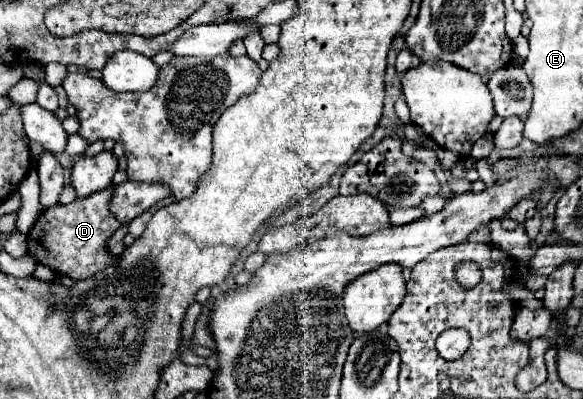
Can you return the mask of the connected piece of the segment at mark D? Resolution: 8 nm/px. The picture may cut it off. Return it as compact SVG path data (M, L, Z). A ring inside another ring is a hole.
M111 183L107 189L83 199L75 199L69 205L59 203L45 209L27 235L27 253L37 263L53 269L59 275L67 275L73 281L91 279L99 271L107 269L107 265L114 265L117 259L109 253L107 241L121 227L121 223L109 211L113 187L115 185Z

